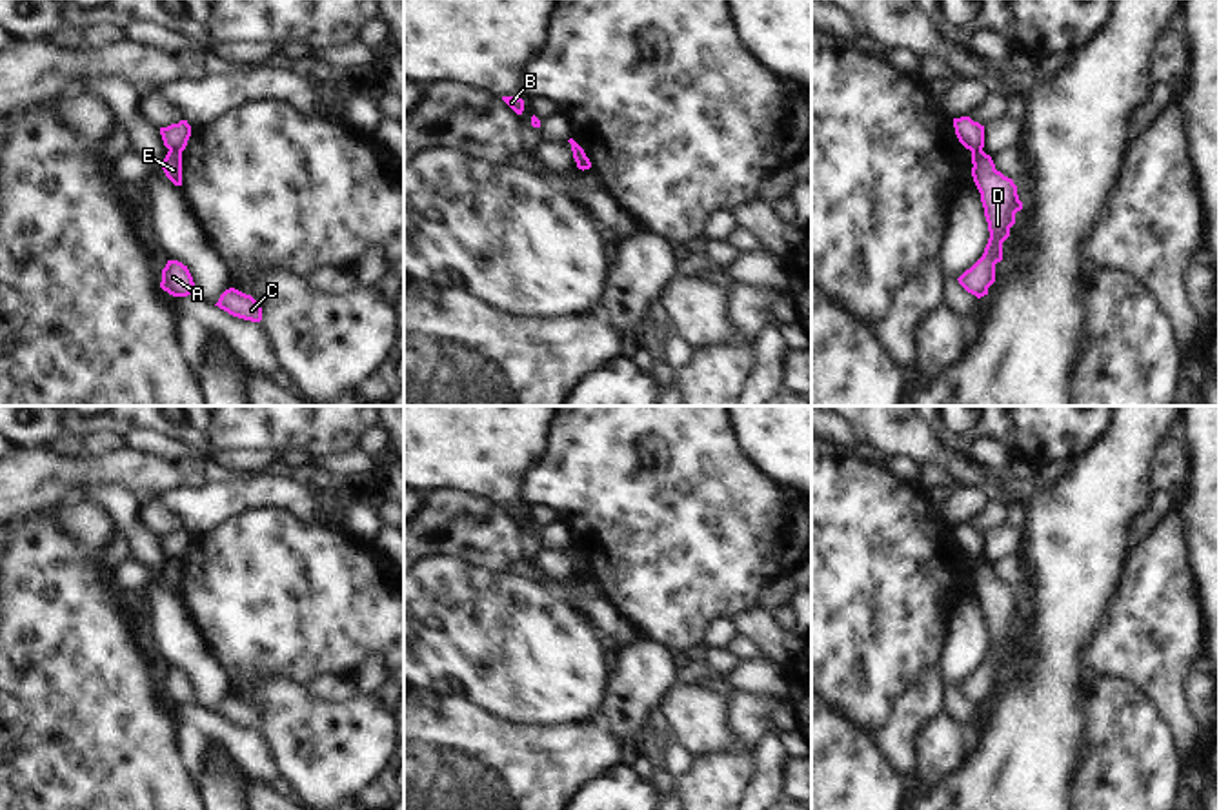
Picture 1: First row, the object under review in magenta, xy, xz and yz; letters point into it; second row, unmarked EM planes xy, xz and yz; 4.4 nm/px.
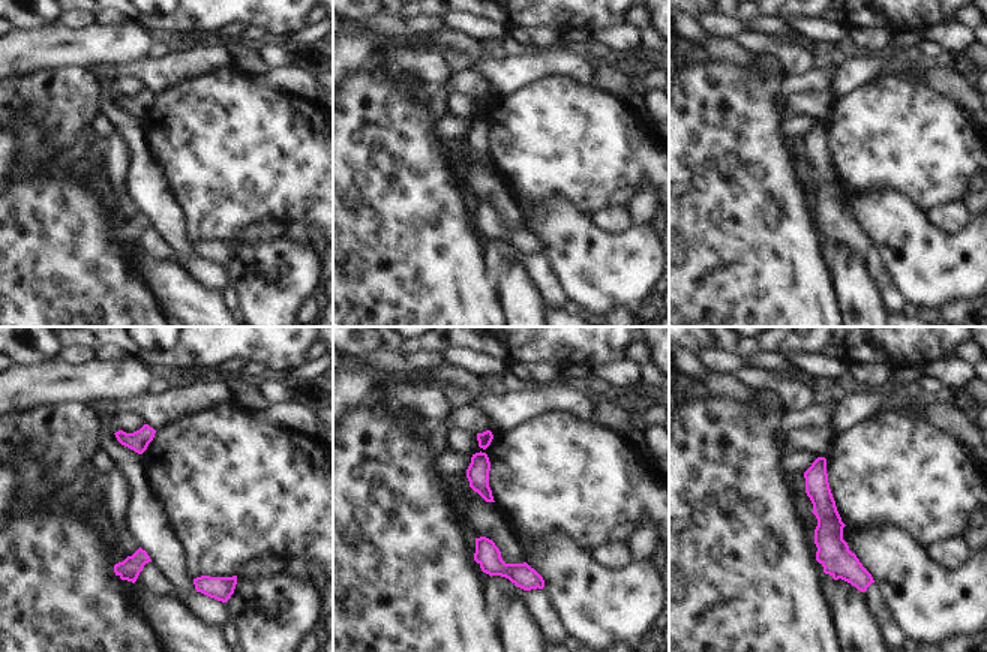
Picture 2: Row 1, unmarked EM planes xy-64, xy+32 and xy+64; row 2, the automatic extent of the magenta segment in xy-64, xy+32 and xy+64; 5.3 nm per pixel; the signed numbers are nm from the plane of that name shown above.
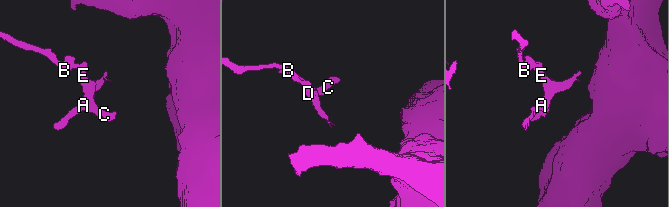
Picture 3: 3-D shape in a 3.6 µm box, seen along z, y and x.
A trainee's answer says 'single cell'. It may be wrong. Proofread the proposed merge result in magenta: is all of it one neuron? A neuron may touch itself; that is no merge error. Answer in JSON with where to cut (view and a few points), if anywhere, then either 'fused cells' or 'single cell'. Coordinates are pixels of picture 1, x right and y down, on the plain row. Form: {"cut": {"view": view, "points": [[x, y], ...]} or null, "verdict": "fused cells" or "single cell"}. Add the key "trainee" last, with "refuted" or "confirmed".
{"cut": {"view": "xy", "points": [[181, 557], [170, 559]]}, "verdict": "fused cells", "trainee": "refuted"}

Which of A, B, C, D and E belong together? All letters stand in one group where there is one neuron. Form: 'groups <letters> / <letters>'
groups A C D E / B

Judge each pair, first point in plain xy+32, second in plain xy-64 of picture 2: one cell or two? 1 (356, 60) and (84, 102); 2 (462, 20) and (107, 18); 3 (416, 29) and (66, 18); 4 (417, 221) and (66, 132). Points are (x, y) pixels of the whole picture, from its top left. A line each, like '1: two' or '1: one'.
1: two
2: one
3: one
4: two

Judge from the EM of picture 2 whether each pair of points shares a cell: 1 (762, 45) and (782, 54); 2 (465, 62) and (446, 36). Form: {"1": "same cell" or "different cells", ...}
{"1": "same cell", "2": "different cells"}

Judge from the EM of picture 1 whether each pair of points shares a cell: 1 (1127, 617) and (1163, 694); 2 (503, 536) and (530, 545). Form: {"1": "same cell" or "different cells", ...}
{"1": "same cell", "2": "different cells"}

